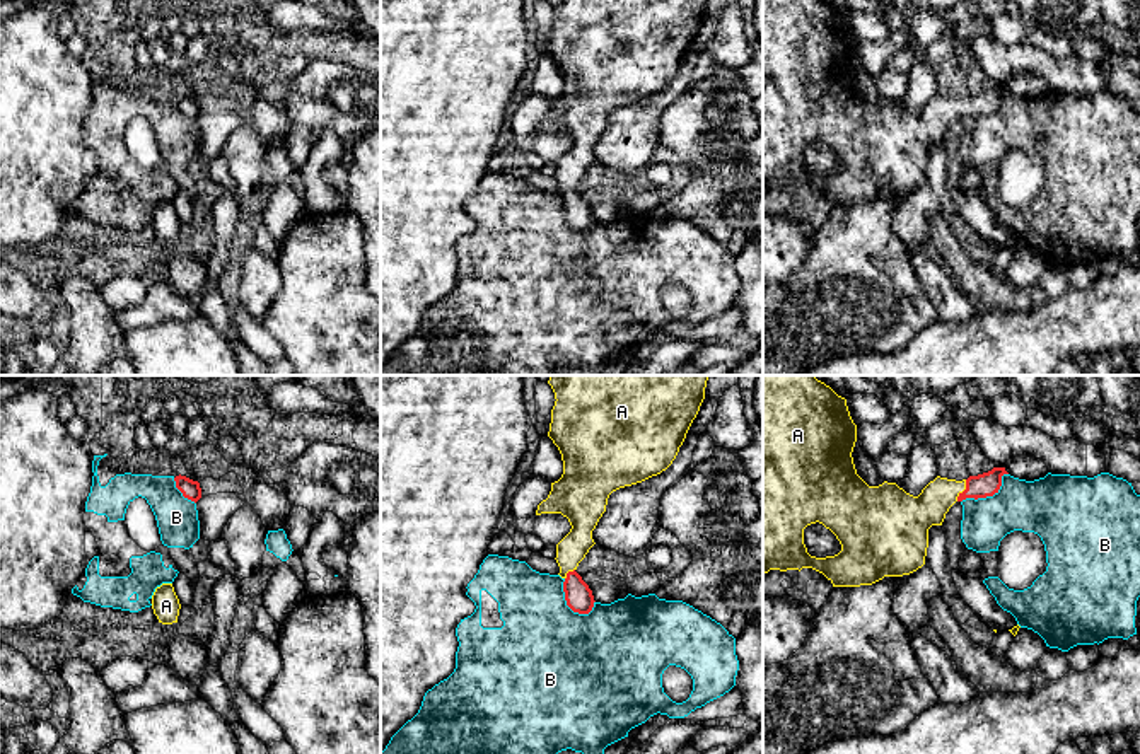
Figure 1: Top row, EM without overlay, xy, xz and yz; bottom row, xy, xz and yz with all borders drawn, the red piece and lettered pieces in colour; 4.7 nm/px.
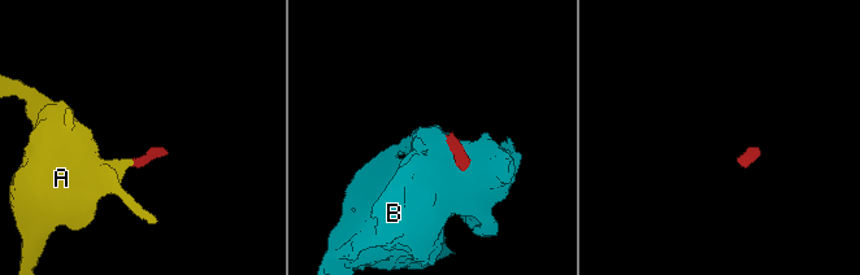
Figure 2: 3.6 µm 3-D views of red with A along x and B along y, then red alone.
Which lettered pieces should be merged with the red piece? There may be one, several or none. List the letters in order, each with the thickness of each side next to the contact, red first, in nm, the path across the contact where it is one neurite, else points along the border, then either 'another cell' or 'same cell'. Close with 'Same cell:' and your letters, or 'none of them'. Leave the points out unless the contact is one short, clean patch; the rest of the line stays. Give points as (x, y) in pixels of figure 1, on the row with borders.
A: 110 nm thick on the red side, 170 nm on the other; runs through yz (988, 483), (965, 490), (944, 492), (918, 514); same cell
B: 130 nm thick on the red side, 460 nm on the other; another cell
Same cell: A

